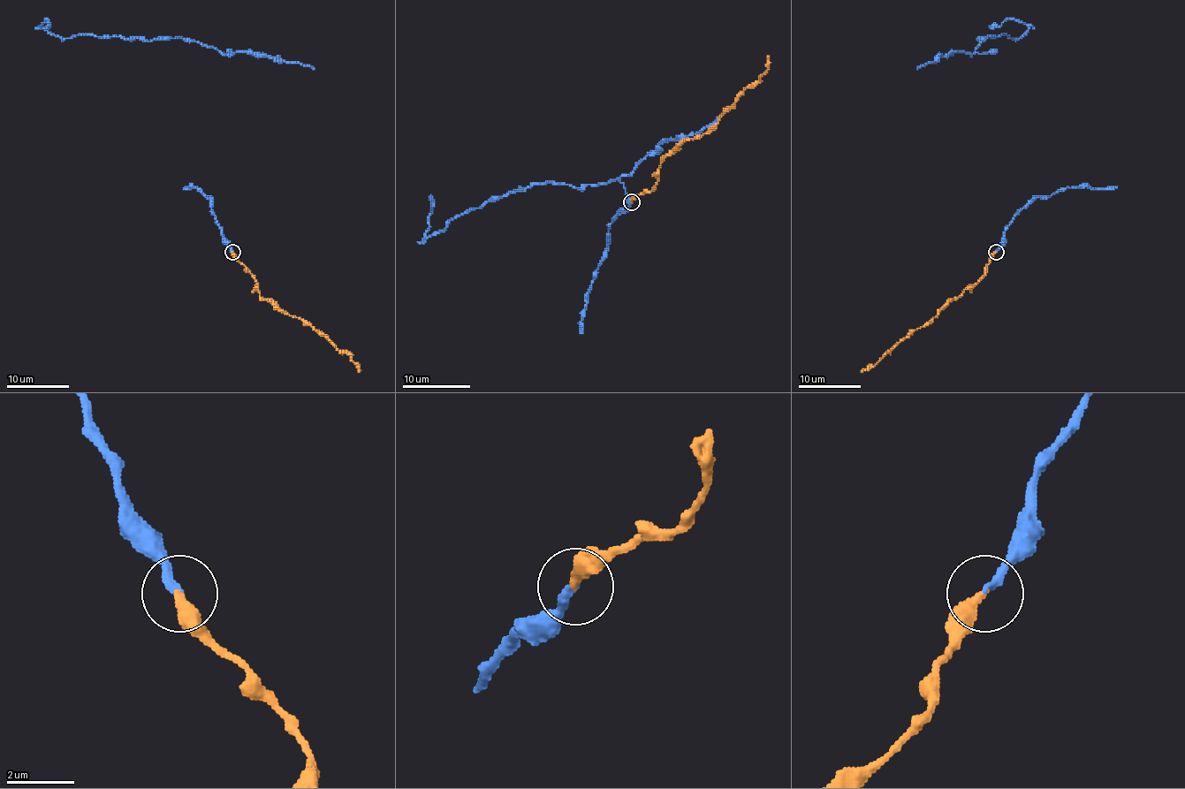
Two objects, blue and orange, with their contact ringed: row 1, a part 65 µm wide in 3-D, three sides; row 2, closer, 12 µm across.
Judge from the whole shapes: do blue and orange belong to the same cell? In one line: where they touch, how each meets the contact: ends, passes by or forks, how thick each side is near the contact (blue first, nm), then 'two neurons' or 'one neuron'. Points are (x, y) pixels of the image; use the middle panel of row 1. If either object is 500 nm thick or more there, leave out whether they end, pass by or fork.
place (632, 201); blue ends; orange ends; calibres 240 and 360 nm; one neuron

